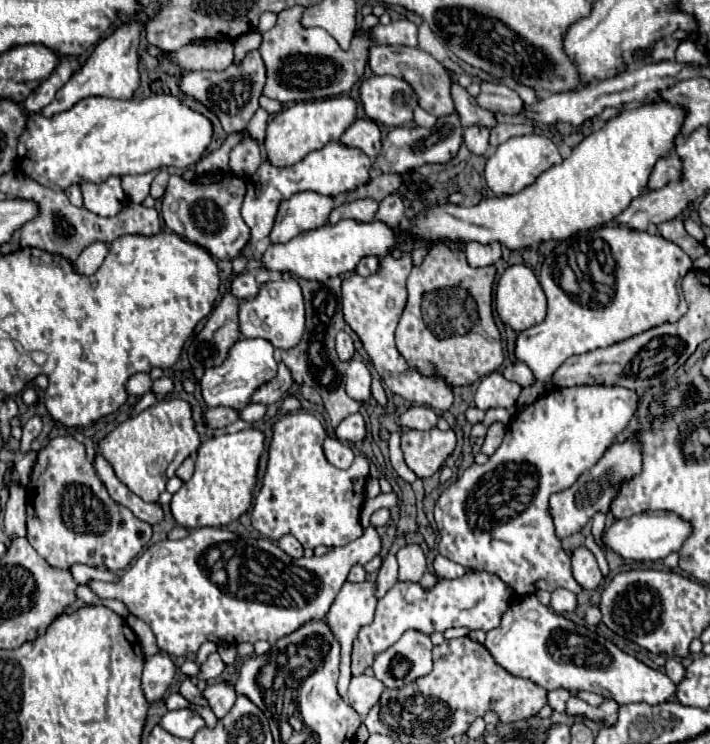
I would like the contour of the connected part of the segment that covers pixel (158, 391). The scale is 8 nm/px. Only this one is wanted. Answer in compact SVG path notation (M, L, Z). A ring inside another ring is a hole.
M161 377L157 381L153 381L153 393L155 395L167 395L173 391L173 381L169 377Z

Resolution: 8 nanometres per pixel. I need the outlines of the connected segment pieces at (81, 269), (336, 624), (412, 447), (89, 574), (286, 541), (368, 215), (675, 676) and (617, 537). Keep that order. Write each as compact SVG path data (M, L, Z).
M95 241L93 245L89 245L89 247L79 255L79 259L77 259L73 265L75 265L77 273L81 273L81 275L93 275L93 273L101 267L101 263L105 261L107 253L109 253L109 243L105 243L105 241Z
M345 581L341 591L337 593L329 613L325 615L325 623L329 625L329 629L333 629L333 635L337 637L337 643L341 647L340 676L337 684L337 690L341 697L347 695L347 687L349 687L349 679L351 679L351 669L349 669L349 665L351 665L351 645L353 645L359 629L373 621L373 613L375 613L375 605L377 605L377 599L375 599L373 591L375 591L373 581L363 581L363 583Z
M411 429L401 435L401 449L405 453L407 467L417 477L429 477L441 469L443 461L453 453L457 437L453 429L441 431L417 431Z
M71 565L69 567L73 579L81 585L85 585L91 579L99 579L99 581L119 581L119 577L115 573L111 573L105 567L89 567L89 565Z
M293 535L281 537L281 539L277 541L277 545L279 545L287 555L291 555L291 557L303 557L303 547L301 547L301 543L299 543Z
M357 199L351 203L343 203L331 211L329 223L337 223L343 217L361 217L361 221L371 221L377 213L377 201L375 199Z
M667 659L667 663L665 663L665 675L667 675L673 683L679 683L679 681L685 677L685 667L683 667L681 661L677 661L677 659Z
M643 511L637 513L629 519L619 519L615 521L603 537L605 547L617 551L623 559L633 559L633 561L657 561L665 559L669 553L675 553L681 549L685 539L691 535L693 525L685 521L683 517L677 517L675 513L669 511Z

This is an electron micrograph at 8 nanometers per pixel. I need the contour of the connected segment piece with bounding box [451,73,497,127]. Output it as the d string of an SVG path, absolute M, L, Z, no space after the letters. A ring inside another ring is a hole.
M451 73L453 81L451 81L451 97L453 97L453 103L455 103L455 111L459 113L461 117L461 125L463 127L469 127L469 125L485 125L485 127L493 127L497 121L493 117L493 113L481 109L477 105L477 101L455 81L455 75ZM457 97L461 97L457 101Z

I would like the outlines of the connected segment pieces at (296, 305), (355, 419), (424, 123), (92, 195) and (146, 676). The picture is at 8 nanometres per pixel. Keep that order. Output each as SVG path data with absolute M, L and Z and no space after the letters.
M283 277L281 281L269 281L259 287L255 299L241 301L239 325L245 337L261 337L271 341L279 349L291 349L301 341L305 329L305 307L301 287L295 277Z
M361 413L349 415L335 429L335 437L339 441L345 441L345 443L359 443L359 441L365 439L365 435L367 435L367 429L365 429L365 421L363 421Z
M421 107L415 109L415 123L417 123L419 127L433 127L435 121L437 121L437 117L431 115L431 113L427 113L425 109L421 109Z
M109 177L103 185L85 183L81 185L85 209L101 215L101 217L115 217L125 205L127 195L121 189L121 177Z
M157 653L147 657L141 679L141 687L147 703L153 705L159 699L163 699L169 685L173 683L173 677L175 677L175 663L167 653Z

